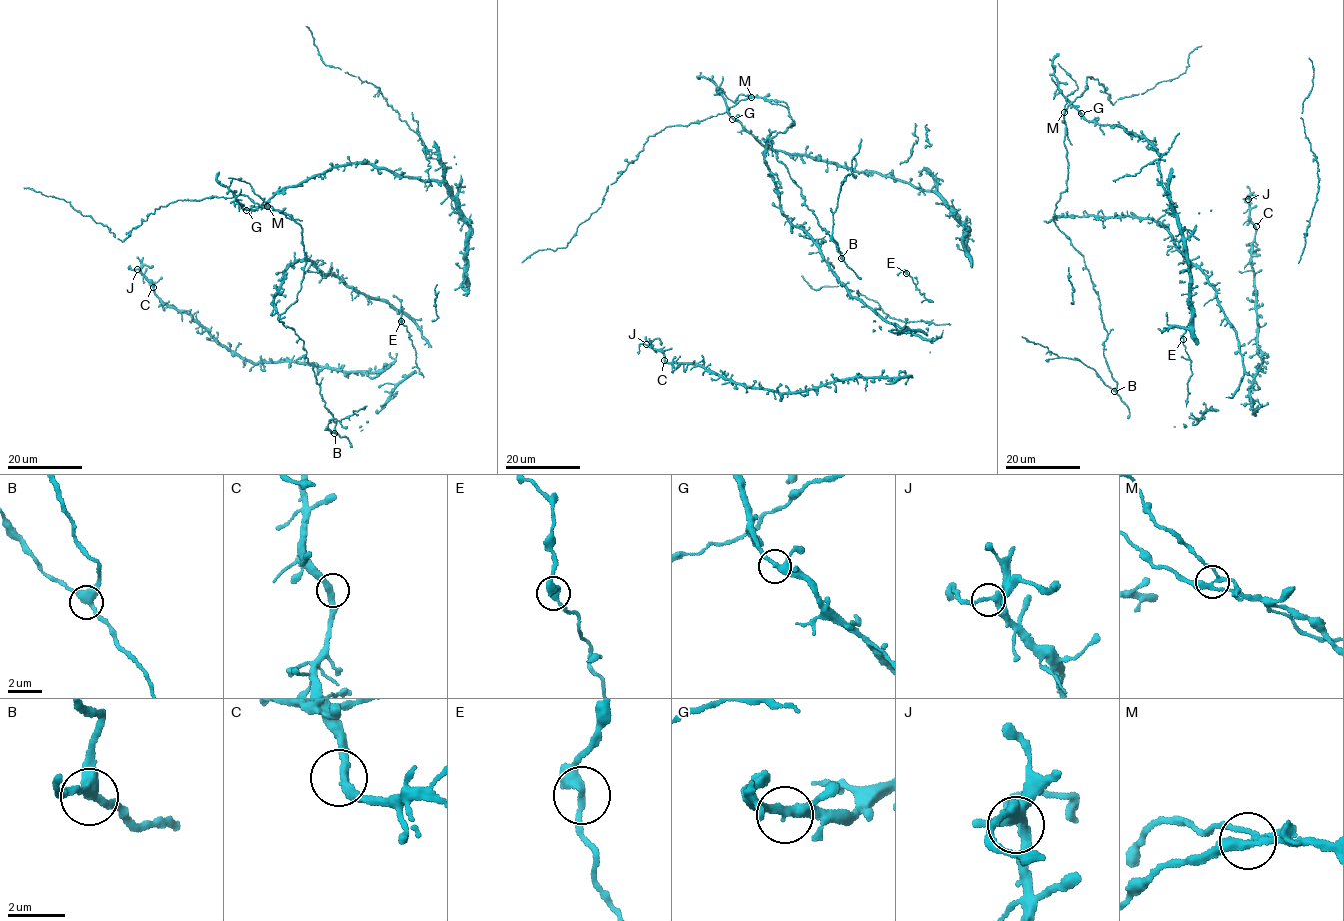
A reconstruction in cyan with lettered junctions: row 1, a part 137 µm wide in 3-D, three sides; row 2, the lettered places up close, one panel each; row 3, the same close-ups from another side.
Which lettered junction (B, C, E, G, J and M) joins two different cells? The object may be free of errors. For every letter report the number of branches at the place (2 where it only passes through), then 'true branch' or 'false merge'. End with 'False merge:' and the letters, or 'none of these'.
B: 3 | true branch
C: 2 | true branch
E: 3 | true branch
G: 3 | true branch
J: 3 | true branch
M: 3 | false merge
False merge: M

